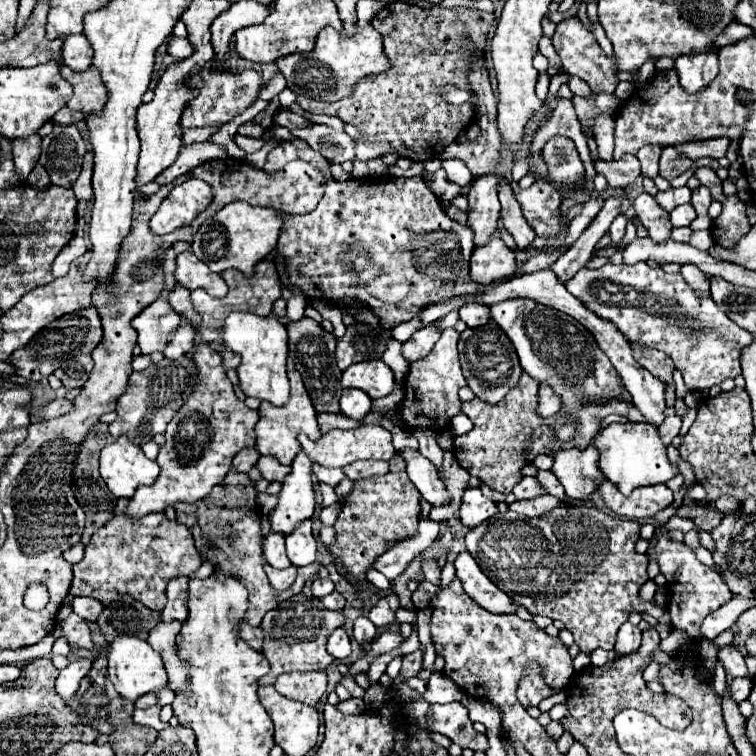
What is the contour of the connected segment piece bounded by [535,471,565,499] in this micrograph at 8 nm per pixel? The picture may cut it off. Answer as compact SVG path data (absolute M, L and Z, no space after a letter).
M537 471L535 477L537 477L537 481L543 485L543 489L545 489L547 493L551 493L551 495L555 495L555 497L559 497L559 499L565 497L563 485L559 485L559 479L557 479L551 471Z

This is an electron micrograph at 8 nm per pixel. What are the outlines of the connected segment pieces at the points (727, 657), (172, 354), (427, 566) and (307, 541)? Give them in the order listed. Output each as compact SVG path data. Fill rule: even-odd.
M721 647L717 653L717 659L723 663L725 671L733 677L747 677L747 667L743 655L733 647Z
M179 325L179 329L171 335L171 341L169 341L167 349L163 351L163 355L169 361L175 361L175 359L187 355L193 345L195 345L195 329L191 325Z
M423 561L423 573L425 573L425 579L431 581L431 583L439 583L439 575L441 575L441 569L437 565L437 561Z
M311 519L301 521L293 533L287 535L285 539L287 545L287 557L295 567L309 565L315 561L315 551L317 551L317 541L311 533Z

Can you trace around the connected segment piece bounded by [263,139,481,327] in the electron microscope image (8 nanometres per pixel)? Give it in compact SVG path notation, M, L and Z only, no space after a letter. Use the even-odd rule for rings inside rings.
M301 139L279 143L267 155L263 169L279 171L295 159L315 165L327 179L325 195L317 209L307 215L291 215L285 221L277 245L277 253L285 259L289 281L309 299L331 305L341 297L367 301L371 309L381 311L377 315L381 325L395 327L409 321L421 305L481 289L479 283L469 279L467 271L467 257L473 253L471 229L445 215L423 175L413 179L369 177L333 181L329 161ZM435 231L447 231L447 237L425 237Z

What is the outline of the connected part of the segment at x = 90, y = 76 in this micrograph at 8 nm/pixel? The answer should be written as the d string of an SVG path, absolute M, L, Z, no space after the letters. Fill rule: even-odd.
M61 65L59 71L75 89L73 97L67 103L69 109L91 113L103 107L103 101L107 101L107 91L103 89L103 81L99 81L97 69L89 67L87 71L77 73L77 71L71 71L67 65Z

